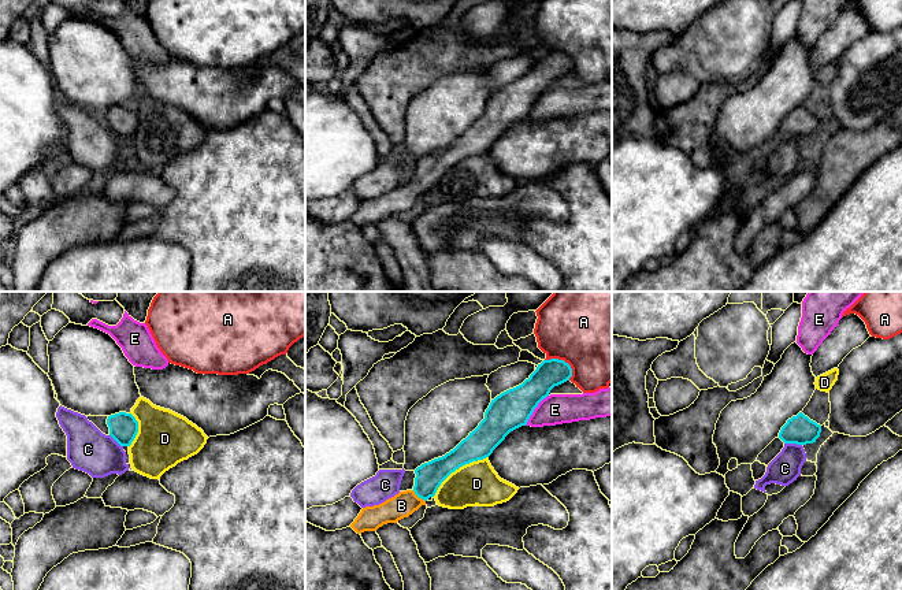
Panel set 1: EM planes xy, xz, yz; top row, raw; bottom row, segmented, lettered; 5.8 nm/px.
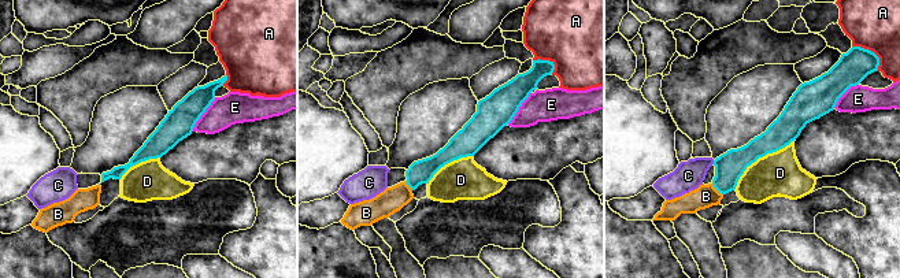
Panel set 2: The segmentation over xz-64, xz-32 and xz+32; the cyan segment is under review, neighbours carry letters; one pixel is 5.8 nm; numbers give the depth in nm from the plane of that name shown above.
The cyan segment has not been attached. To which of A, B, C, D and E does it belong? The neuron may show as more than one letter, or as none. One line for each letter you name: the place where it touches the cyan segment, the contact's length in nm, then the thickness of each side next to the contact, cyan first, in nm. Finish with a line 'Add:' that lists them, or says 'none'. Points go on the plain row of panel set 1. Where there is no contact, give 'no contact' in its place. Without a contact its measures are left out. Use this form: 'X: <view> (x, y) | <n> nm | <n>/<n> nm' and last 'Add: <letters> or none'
B: xz (419, 190) | 100 nm | 160/150 nm
Add: B

